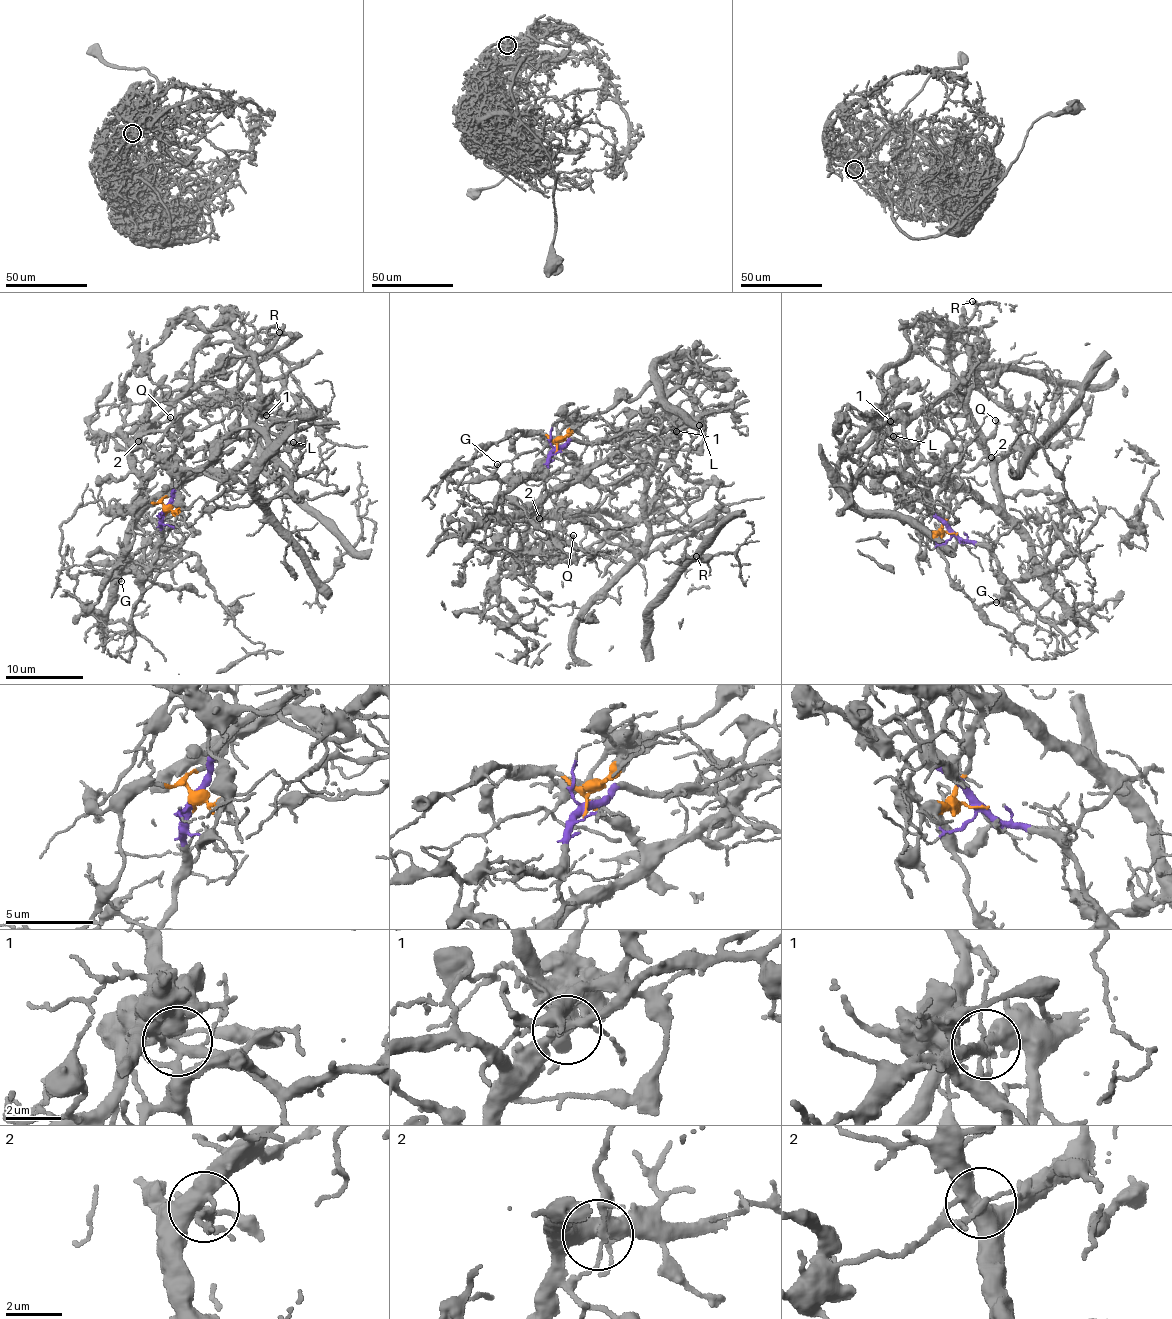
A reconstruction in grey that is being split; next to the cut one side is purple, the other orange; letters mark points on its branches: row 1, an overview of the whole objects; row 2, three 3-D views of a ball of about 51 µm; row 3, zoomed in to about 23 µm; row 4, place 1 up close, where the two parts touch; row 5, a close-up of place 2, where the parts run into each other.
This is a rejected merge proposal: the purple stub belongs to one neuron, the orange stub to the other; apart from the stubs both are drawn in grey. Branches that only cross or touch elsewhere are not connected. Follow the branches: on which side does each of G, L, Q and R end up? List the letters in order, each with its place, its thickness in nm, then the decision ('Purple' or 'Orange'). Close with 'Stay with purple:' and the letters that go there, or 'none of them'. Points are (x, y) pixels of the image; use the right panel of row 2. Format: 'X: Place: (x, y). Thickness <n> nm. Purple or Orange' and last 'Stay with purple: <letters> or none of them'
G: Place: (996, 602). Thickness 110 nm. Orange
L: Place: (893, 436). Thickness 110 nm. Purple
Q: Place: (995, 420). Thickness 240 nm. Orange
R: Place: (972, 301). Thickness 100 nm. Purple
Stay with purple: L, R

